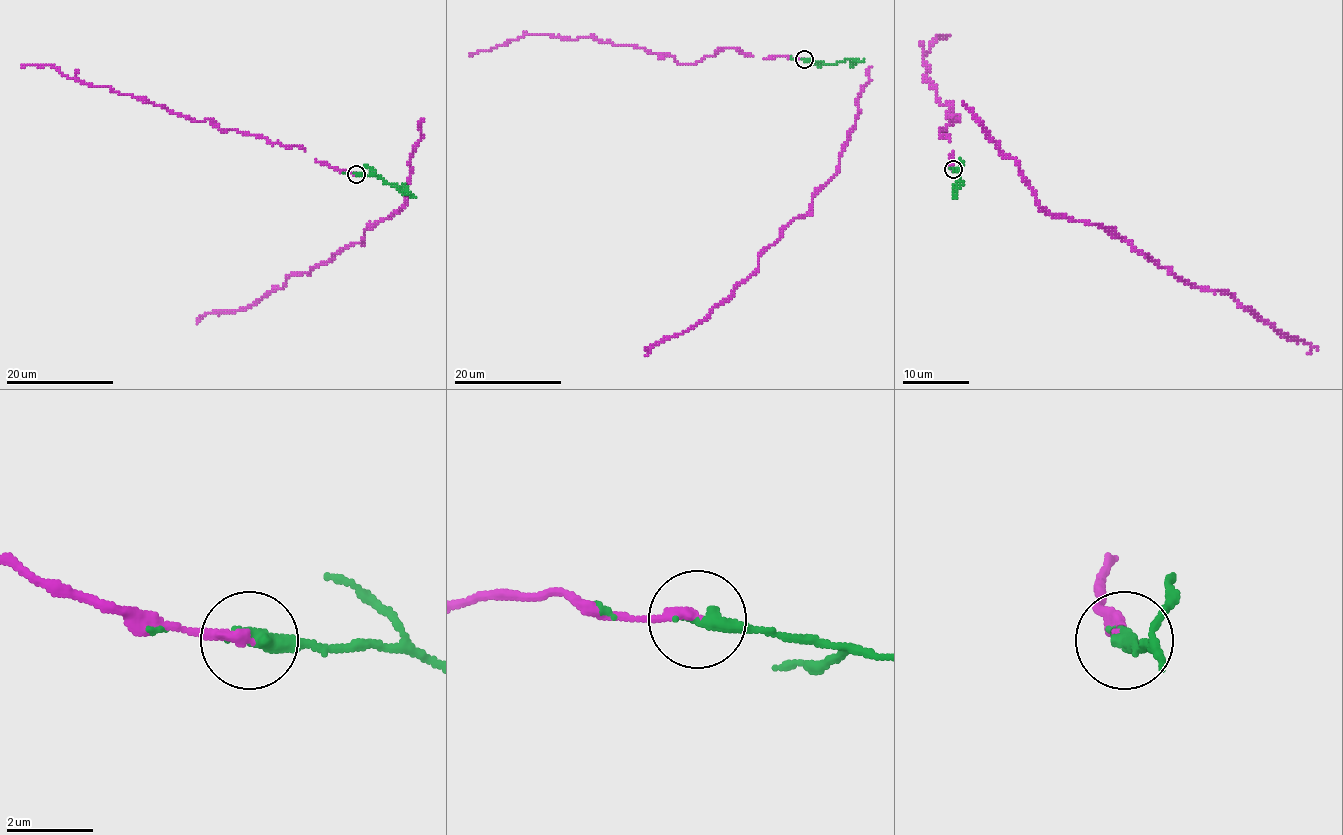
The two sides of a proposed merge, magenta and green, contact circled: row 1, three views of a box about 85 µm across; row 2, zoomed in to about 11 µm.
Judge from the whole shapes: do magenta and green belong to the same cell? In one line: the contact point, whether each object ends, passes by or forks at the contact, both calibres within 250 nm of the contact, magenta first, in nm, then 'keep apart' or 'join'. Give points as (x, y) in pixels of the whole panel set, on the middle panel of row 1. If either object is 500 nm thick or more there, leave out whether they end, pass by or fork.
at (804, 59); magenta ends there; green ends there; 220 nm thick on the magenta side, 380 nm on the other; join

